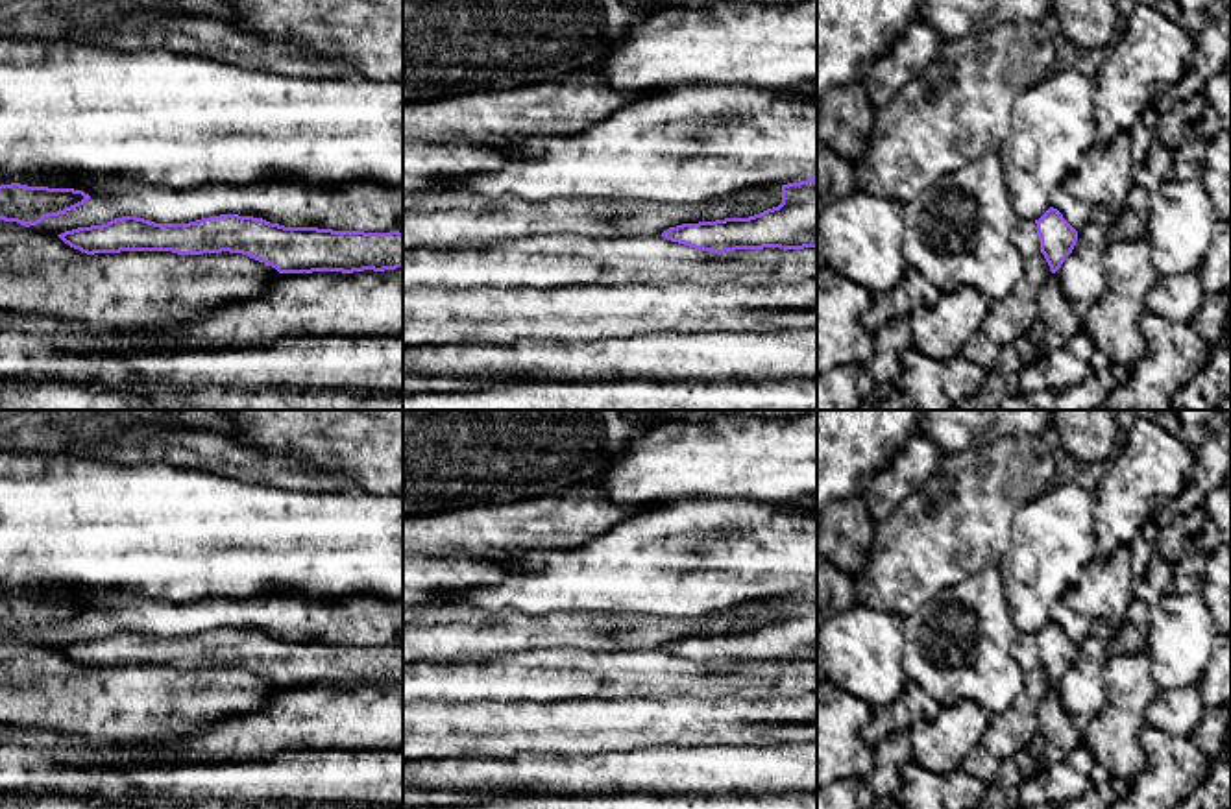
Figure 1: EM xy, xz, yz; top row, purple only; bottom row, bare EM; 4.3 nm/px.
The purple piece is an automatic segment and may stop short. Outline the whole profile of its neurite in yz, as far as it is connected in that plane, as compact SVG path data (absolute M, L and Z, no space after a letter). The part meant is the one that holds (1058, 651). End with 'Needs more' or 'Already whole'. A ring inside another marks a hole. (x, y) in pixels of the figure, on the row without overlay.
M1050 621L1039 634L1018 634L1011 656L1024 672L1042 667L1055 687L1078 656L1078 645Z. Needs more

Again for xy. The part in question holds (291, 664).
M220 628L189 637L155 637L137 630L122 630L57 650L87 669L120 665L242 667L279 687L353 687L403 682L403 646L399 645L285 641L238 628Z. Already whole

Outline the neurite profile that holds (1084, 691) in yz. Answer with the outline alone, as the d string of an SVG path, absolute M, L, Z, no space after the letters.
M1091 619L1089 637L1078 646L1072 667L1055 685L1063 709L1076 717L1092 718L1107 702L1107 683L1103 678L1109 659L1107 643L1116 630L1102 619Z

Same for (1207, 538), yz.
M1231 467L1220 486L1205 493L1203 504L1209 519L1192 537L1194 550L1209 556L1222 543L1231 547Z

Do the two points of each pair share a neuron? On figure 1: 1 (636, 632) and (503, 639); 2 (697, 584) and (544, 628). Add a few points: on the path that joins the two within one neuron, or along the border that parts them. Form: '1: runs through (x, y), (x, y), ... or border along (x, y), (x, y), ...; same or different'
1: runs through (603, 630), (536, 632); same
2: border along (588, 614), (583, 615); different

